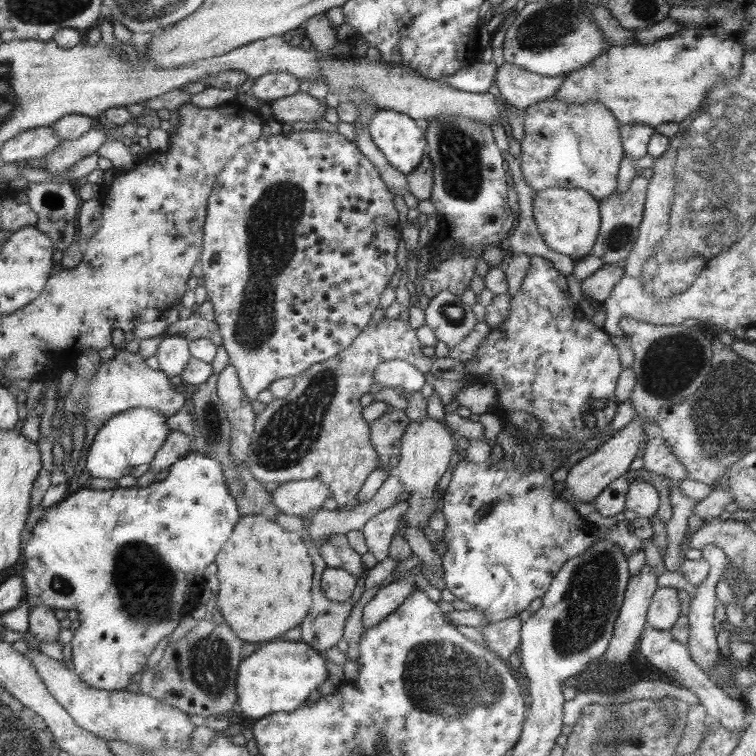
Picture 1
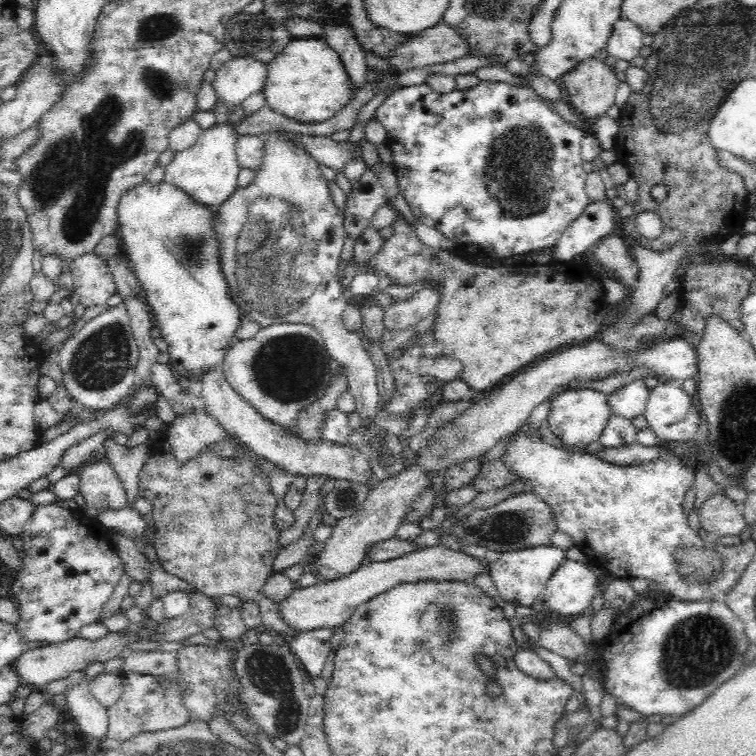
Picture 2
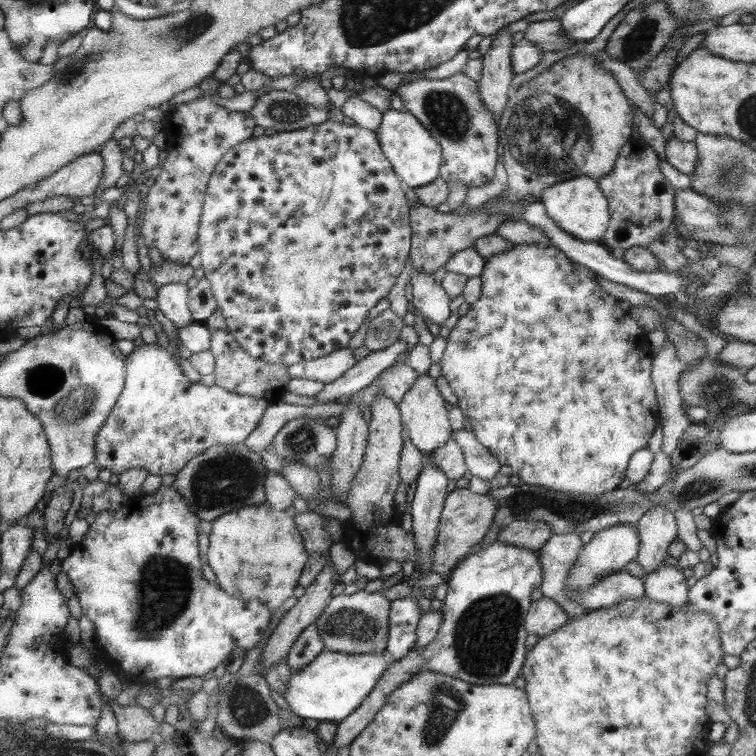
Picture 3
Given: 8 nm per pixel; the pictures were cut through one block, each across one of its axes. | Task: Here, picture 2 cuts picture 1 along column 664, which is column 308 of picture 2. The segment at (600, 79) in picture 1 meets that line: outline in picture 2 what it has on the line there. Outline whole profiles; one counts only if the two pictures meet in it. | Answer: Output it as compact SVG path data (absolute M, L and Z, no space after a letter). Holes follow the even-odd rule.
M322 38L292 39L280 54L267 63L267 79L262 90L266 103L275 114L298 123L328 120L352 103L350 77L334 49Z

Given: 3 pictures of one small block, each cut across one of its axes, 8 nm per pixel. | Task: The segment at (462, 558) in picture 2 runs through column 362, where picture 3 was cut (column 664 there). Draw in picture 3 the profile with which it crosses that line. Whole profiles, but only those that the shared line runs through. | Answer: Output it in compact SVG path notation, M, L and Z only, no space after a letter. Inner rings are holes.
M662 565L644 578L645 594L650 600L677 609L688 603L689 587L679 565Z

